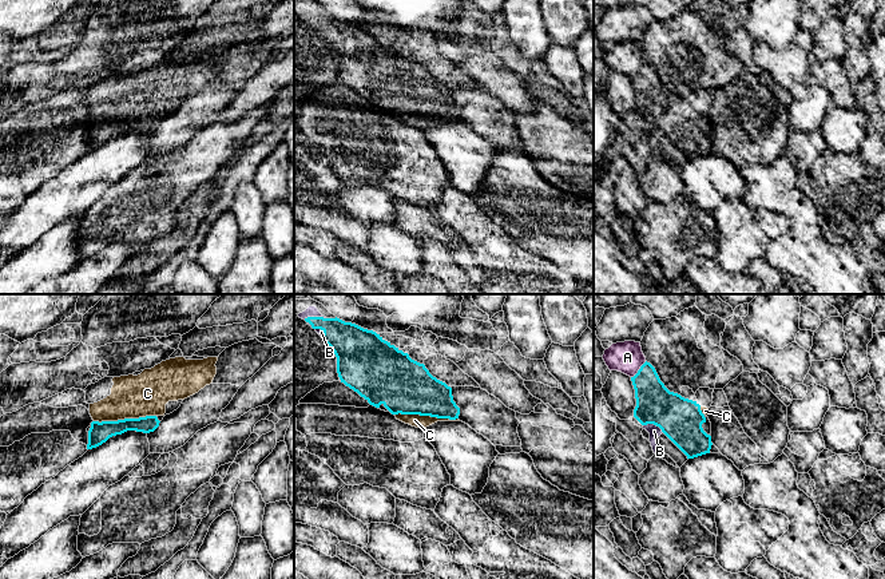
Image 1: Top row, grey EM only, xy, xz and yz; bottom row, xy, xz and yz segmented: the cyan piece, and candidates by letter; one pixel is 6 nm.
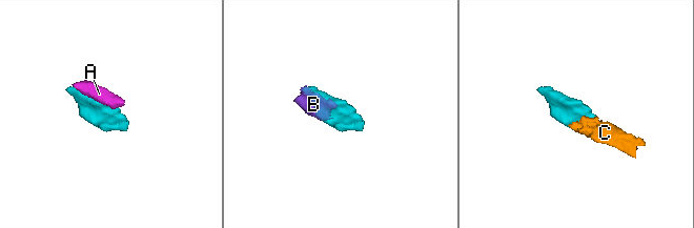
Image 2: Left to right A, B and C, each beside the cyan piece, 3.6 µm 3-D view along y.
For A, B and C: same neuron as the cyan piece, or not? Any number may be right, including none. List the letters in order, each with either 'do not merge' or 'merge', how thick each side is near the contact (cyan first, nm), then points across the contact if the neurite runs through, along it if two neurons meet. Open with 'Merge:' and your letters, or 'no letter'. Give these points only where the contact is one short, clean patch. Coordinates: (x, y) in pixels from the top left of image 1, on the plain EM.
Merge: B, C
A: do not merge; 240 nm thick on the cyan side, 190 nm on the other
B: merge; 260 nm thick on the cyan side, 70 nm on the other
C: merge; 320 nm thick on the cyan side, 80 nm on the other

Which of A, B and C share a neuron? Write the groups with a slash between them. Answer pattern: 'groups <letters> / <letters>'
groups A / B C

